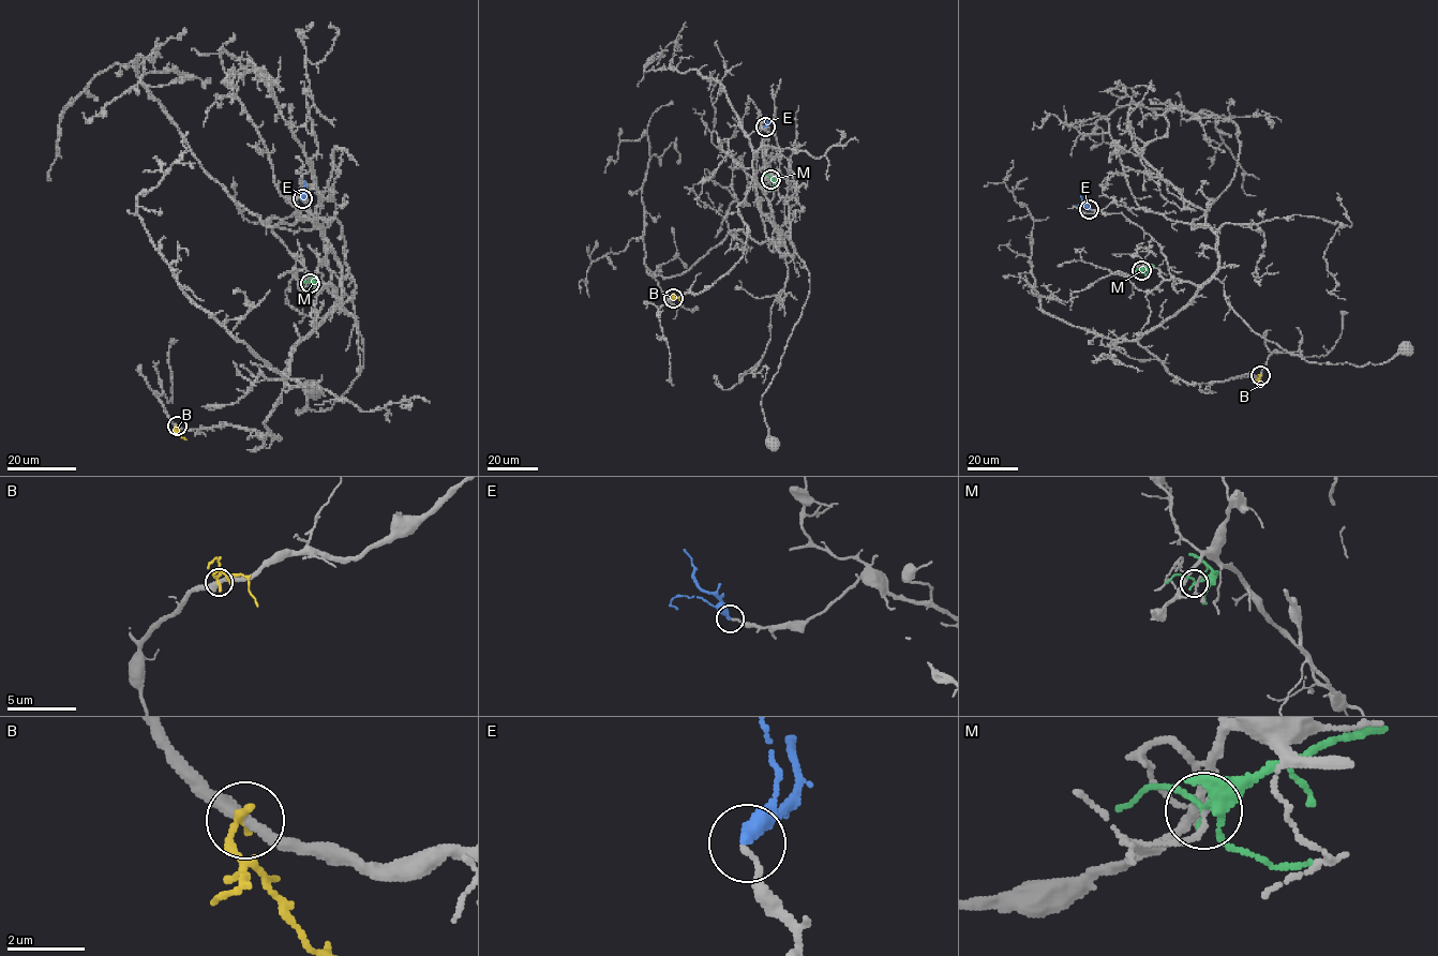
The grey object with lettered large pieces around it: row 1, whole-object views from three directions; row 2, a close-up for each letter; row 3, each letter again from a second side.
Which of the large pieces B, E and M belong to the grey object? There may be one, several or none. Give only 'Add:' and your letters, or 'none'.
Add: none

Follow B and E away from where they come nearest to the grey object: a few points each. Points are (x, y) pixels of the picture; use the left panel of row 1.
B: (176, 426), (185, 439)
E: (302, 198), (306, 192), (304, 181)

